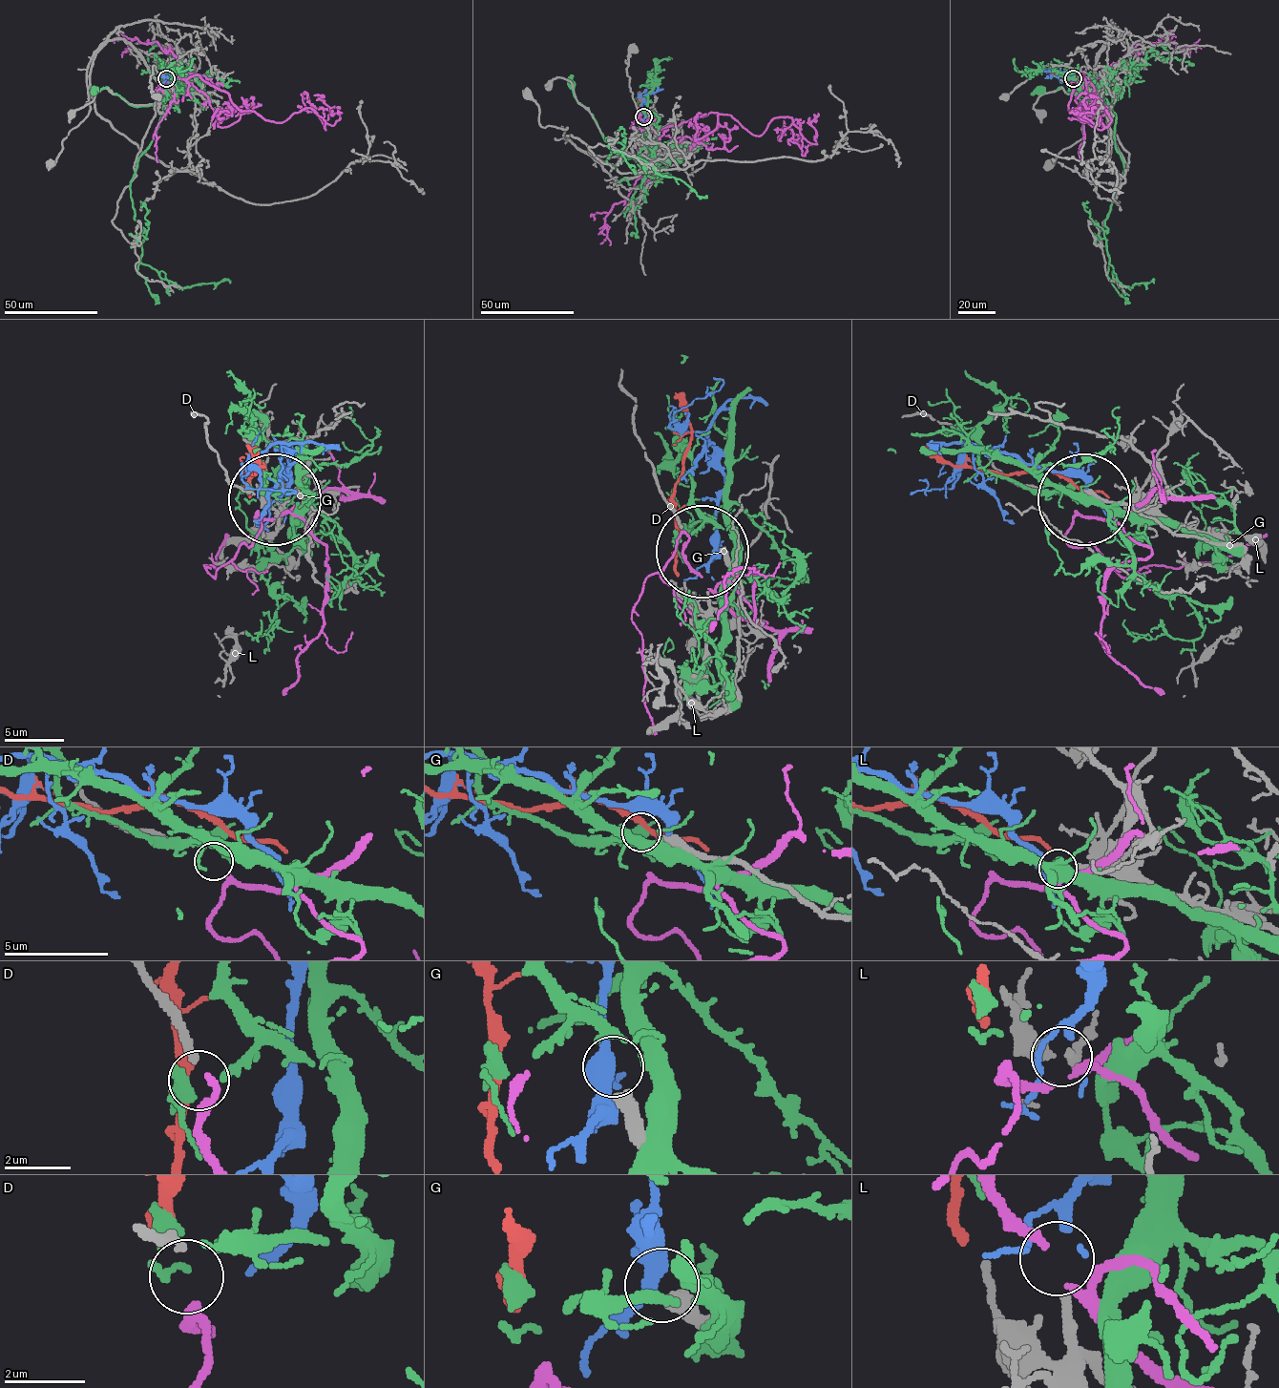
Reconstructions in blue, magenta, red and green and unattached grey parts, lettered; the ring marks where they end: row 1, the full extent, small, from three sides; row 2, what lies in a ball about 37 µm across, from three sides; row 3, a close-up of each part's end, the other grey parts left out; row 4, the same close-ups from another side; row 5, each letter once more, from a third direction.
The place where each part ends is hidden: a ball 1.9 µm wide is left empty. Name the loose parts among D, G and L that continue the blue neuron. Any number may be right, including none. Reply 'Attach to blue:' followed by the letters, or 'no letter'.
Attach to blue: L

